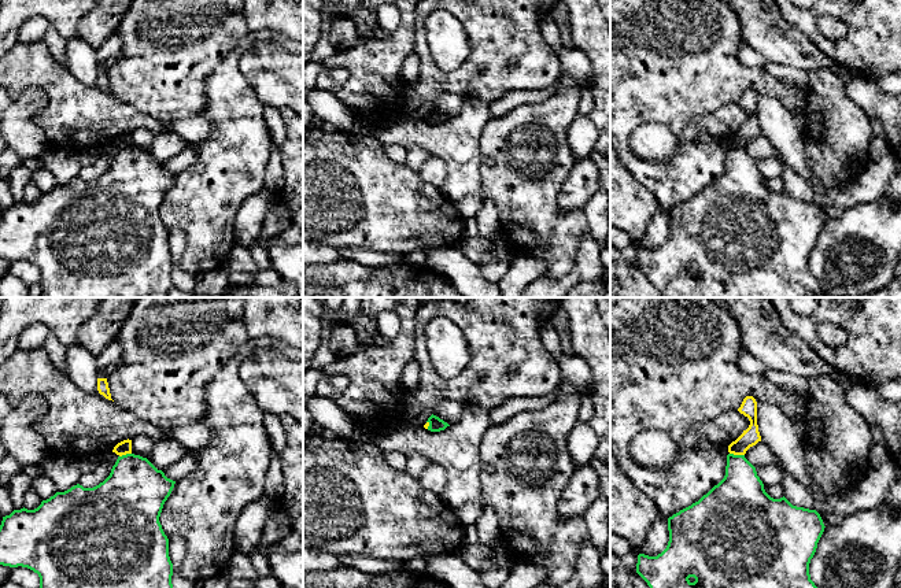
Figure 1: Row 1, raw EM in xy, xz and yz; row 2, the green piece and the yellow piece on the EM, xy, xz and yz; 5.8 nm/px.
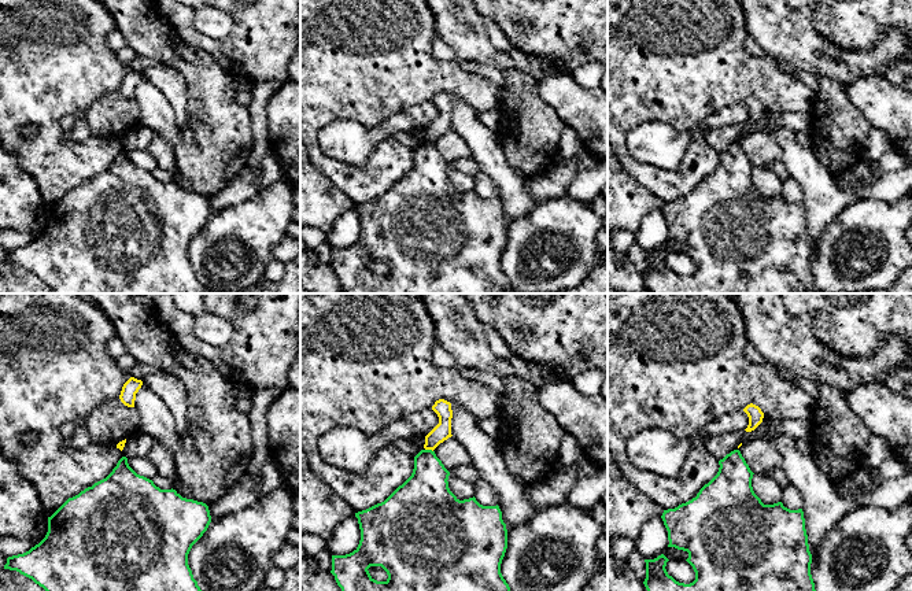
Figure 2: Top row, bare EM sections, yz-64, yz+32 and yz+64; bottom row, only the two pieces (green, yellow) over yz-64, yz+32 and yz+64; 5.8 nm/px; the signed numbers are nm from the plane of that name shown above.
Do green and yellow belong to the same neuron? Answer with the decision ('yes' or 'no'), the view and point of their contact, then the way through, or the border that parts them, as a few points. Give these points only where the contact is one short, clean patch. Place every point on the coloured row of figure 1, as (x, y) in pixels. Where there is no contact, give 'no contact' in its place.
no | yz (737, 455) | along yz (730, 452), (743, 455)

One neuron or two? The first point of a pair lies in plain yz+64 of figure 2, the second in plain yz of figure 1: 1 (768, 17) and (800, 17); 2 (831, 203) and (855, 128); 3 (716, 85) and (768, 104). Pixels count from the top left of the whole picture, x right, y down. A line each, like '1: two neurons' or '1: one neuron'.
1: two neurons
2: two neurons
3: two neurons

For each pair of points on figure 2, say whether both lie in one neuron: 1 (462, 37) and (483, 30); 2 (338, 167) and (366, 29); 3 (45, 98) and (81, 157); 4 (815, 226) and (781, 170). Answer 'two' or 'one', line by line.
1: one
2: one
3: one
4: two

